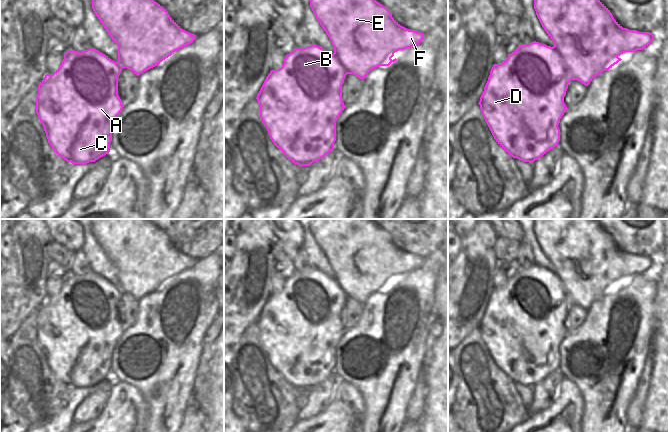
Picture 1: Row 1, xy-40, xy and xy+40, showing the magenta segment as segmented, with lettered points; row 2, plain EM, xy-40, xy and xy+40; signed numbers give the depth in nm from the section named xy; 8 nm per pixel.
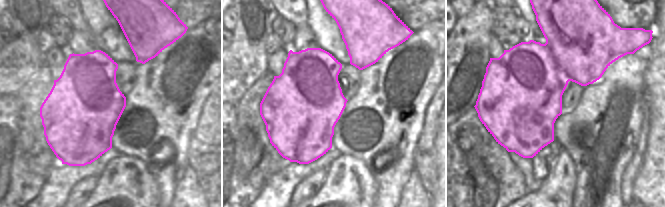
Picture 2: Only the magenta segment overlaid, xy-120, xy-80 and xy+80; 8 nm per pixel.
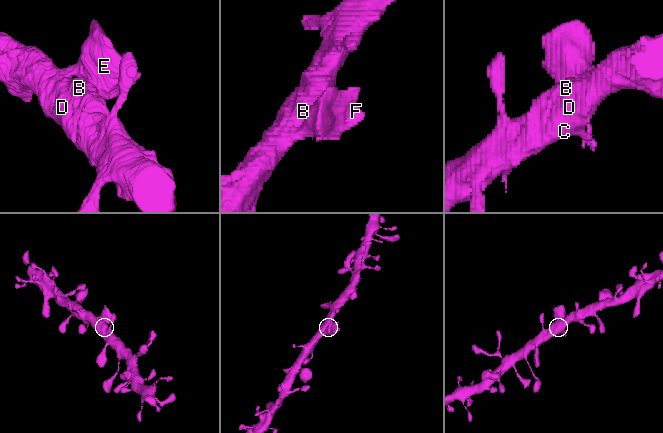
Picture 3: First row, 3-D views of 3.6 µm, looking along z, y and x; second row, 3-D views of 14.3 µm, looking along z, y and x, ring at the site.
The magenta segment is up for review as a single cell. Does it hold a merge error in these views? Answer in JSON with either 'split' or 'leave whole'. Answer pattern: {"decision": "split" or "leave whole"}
{"decision": "leave whole"}

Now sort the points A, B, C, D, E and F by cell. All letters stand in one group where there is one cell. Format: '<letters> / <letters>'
A B C D E F

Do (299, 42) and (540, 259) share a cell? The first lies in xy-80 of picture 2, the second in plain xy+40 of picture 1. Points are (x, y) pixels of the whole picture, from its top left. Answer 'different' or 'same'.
different

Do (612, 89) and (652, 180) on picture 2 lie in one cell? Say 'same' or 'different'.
different

